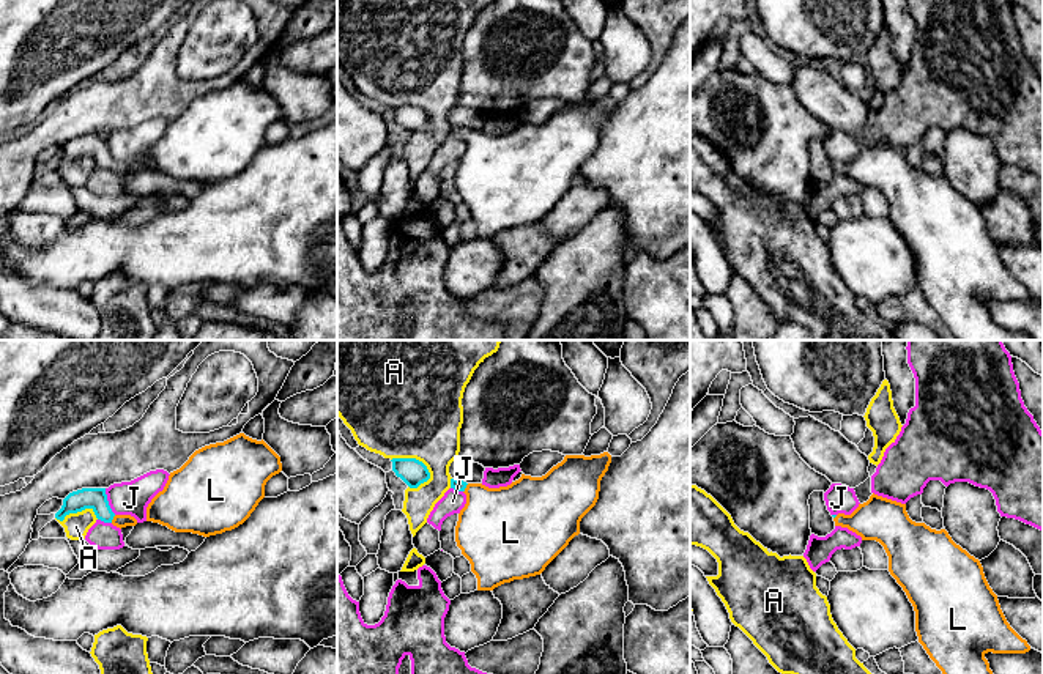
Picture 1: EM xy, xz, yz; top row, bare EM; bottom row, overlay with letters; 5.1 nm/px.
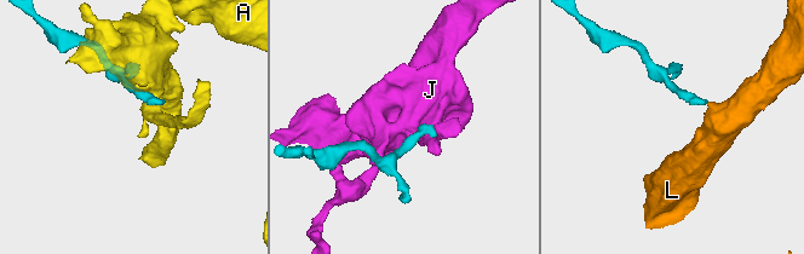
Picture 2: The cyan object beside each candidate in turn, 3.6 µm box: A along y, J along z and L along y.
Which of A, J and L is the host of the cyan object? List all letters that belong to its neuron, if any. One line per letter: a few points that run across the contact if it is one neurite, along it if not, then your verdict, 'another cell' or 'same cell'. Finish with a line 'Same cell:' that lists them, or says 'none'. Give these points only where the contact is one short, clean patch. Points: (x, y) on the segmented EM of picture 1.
A: another cell
J: line xy (104, 488), (107, 504), (115, 514); another cell
L: line xz (459, 485), (465, 487), (487, 509), (497, 525); same cell
Same cell: L

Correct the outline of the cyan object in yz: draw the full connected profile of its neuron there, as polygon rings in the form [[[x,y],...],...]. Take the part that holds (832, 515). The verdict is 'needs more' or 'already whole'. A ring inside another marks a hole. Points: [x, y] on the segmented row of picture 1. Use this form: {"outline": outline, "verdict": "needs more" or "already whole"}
{"outline": [[[871,494],[851,513],[832,515],[835,526],[848,528],[862,540],[879,542],[889,556],[889,572],[906,592],[915,611],[919,643],[942,674],[993,674],[985,658],[993,654],[1026,654],[1030,646],[1007,622],[997,595],[989,587],[978,559],[956,545],[945,529],[915,523],[906,504]]], "verdict": "needs more"}

